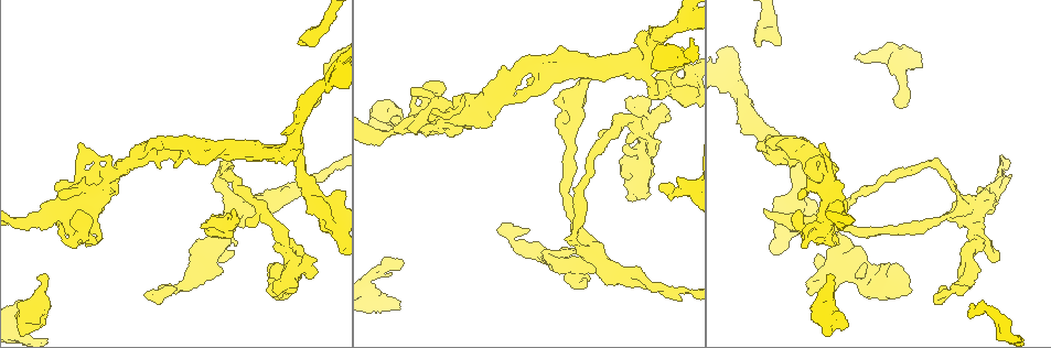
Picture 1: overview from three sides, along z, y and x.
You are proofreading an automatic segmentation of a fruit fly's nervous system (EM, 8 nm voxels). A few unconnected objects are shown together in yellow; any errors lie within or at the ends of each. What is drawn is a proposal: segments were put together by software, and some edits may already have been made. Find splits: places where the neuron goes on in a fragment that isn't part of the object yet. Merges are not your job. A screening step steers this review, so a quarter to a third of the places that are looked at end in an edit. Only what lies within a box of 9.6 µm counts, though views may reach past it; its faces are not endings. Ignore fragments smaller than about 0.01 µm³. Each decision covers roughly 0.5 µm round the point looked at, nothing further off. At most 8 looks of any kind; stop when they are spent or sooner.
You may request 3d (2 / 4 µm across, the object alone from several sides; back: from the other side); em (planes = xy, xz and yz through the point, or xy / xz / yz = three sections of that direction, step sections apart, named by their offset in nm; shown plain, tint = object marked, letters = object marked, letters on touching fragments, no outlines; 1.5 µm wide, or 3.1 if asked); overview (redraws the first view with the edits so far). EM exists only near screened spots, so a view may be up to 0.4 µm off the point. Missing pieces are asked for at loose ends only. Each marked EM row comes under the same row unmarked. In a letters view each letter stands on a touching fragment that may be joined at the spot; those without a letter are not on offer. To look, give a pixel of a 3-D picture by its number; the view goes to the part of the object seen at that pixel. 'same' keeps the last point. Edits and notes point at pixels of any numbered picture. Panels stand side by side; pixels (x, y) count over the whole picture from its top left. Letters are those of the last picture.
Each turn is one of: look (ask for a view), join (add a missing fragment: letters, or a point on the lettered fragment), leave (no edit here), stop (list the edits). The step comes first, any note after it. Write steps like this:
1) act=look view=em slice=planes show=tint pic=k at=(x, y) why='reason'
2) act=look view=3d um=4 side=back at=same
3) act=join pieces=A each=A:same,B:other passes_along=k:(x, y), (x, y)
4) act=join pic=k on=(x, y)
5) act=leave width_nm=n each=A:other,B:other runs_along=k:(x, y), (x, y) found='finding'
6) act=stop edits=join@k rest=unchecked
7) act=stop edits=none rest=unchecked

act=look view=em slice=planes show=tint pic=1 at=(970, 305)

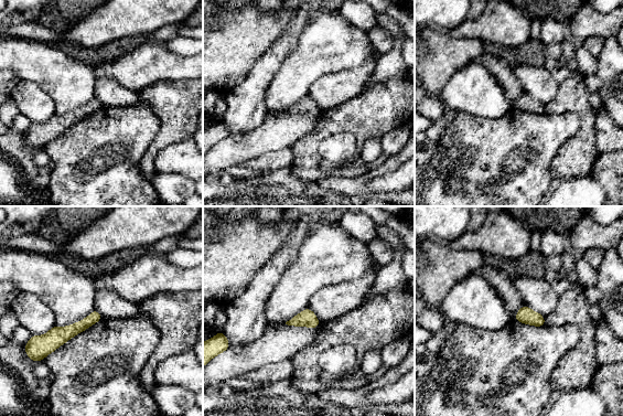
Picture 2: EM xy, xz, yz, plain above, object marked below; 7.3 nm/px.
act=look view=em slice=planes show=letters at=same

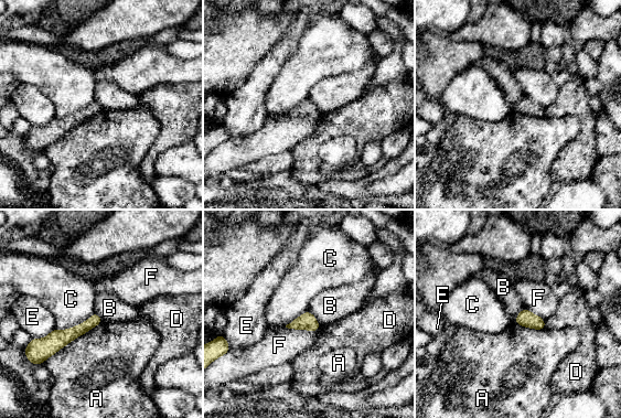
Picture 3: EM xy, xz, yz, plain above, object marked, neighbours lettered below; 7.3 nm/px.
act=leave each=A:other,B:other,C:other,D:other,E:other,F:other found='no lettered fragment goes on from it'

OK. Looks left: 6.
act=look view=em slice=planes show=letters pic=1 at=(939, 298) why='branch stops here'

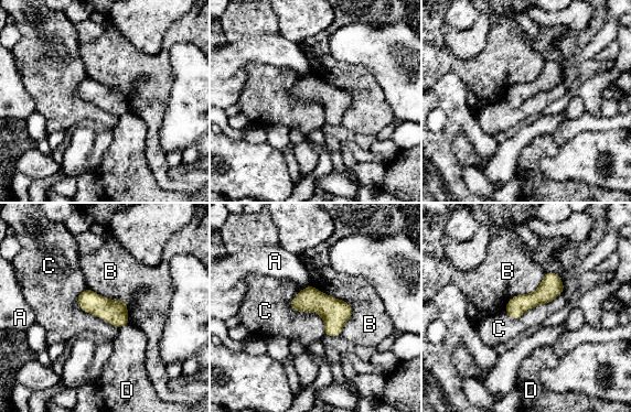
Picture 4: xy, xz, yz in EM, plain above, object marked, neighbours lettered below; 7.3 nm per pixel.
act=leave width_nm=150 each=A:other,B:other,C:other,D:other border=4:(303, 288), (290, 306), (324, 334) found='no lettered fragment goes on from it'

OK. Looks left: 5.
act=look view=3d um=2 pic=1 at=(393, 123) why='branch stops here'

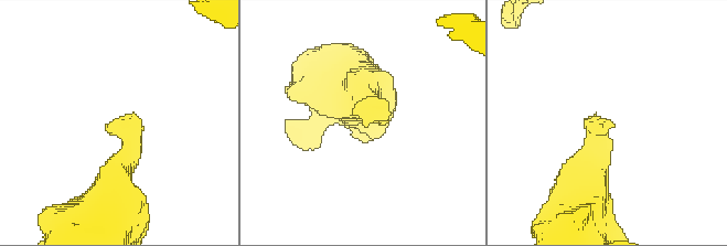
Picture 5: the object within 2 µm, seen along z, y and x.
act=look view=em slice=xy step=8 show=tint pic=5 at=(609, 127)

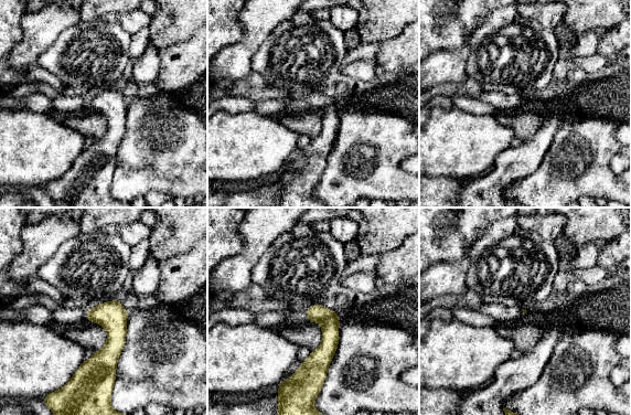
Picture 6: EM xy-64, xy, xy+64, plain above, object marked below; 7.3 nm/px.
act=look view=em slice=planes show=letters at=same why='another direction'

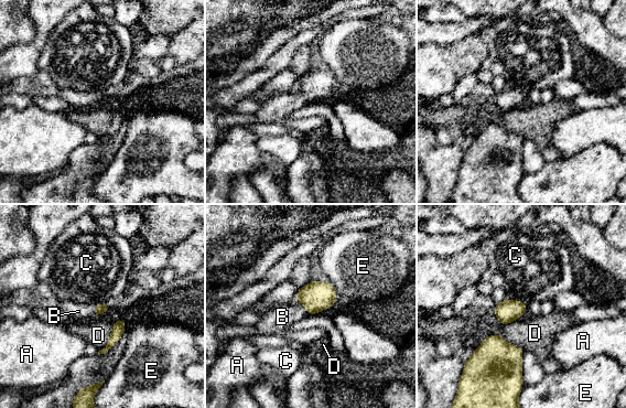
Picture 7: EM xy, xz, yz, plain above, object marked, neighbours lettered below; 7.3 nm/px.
act=join pieces=B each=A:other,B:same,C:other,D:other,E:other passes_along=7:(316, 296), (303, 304), (282, 317) found='the neuron continues'

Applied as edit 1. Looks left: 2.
act=stop edits=join@7 rest=unchecked

